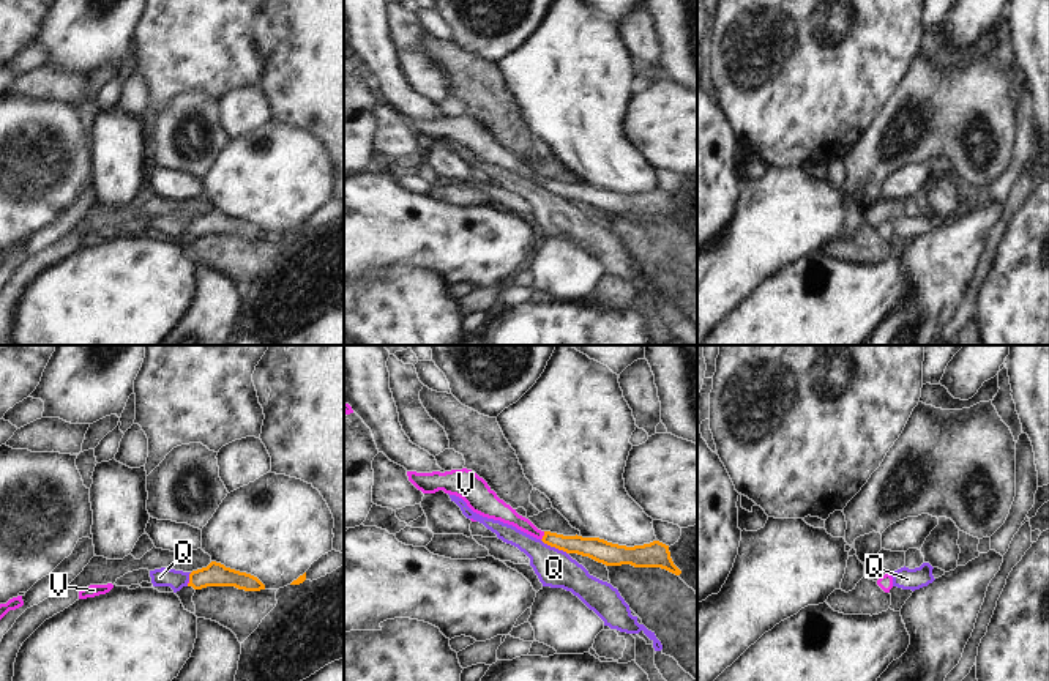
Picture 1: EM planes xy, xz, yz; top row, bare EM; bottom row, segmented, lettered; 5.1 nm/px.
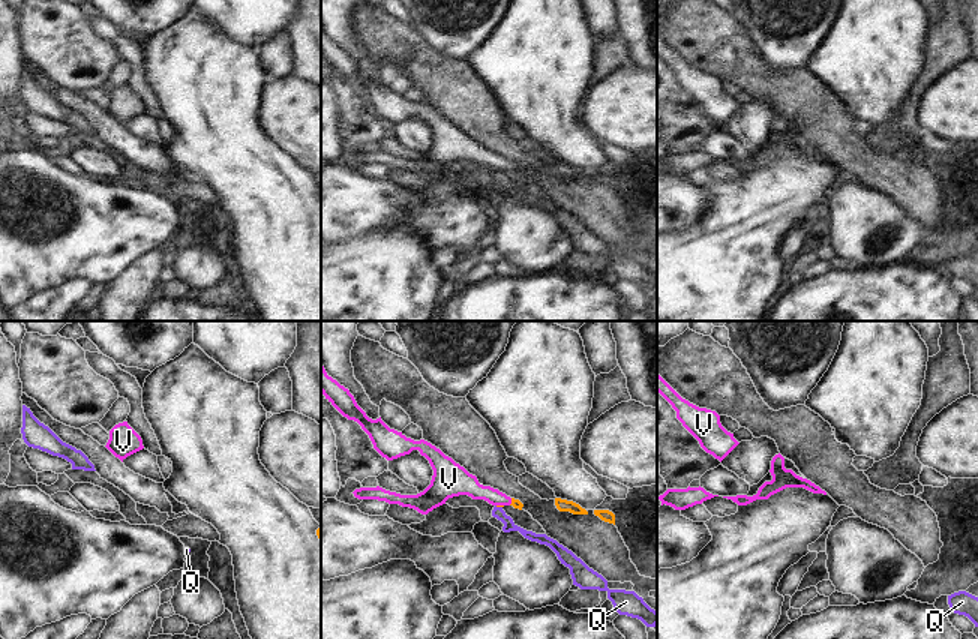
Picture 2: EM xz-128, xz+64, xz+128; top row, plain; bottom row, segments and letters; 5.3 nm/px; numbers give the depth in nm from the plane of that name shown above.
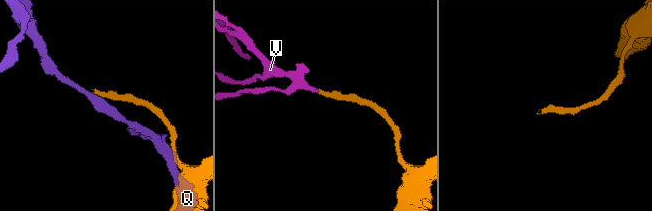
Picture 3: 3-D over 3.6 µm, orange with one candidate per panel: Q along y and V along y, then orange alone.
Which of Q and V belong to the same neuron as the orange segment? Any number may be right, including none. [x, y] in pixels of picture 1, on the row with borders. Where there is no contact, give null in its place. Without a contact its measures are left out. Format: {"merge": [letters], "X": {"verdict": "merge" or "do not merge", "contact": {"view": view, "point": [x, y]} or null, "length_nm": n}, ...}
{"merge": ["V"], "Q": {"verdict": "do not merge", "contact": {"view": "xz", "point": [554, 546]}, "length_nm": 160}, "V": {"verdict": "merge", "contact": {"view": "xz", "point": [543, 536]}, "length_nm": 50}}

